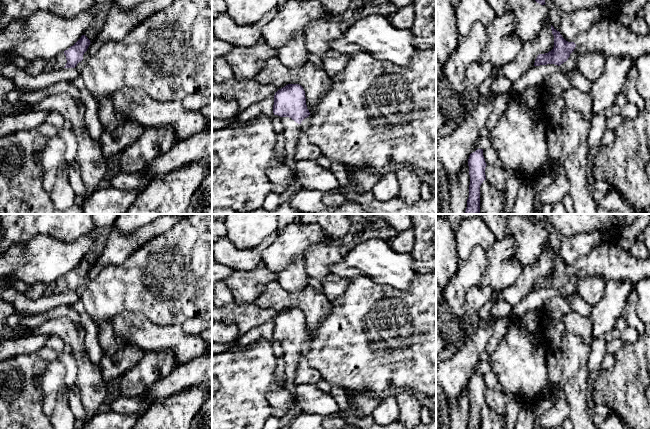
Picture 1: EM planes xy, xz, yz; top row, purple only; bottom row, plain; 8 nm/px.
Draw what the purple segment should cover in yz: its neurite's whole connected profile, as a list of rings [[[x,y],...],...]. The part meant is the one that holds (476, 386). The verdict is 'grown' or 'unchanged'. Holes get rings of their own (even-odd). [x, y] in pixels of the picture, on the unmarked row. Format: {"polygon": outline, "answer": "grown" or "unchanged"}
{"polygon": [[[483,373],[471,377],[468,383],[470,409],[467,429],[480,429],[480,410],[486,404],[485,392],[487,390]]], "answer": "unchanged"}

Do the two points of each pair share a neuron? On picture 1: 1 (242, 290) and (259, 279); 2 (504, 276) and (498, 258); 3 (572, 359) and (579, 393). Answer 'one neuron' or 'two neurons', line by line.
1: one neuron
2: one neuron
3: one neuron

